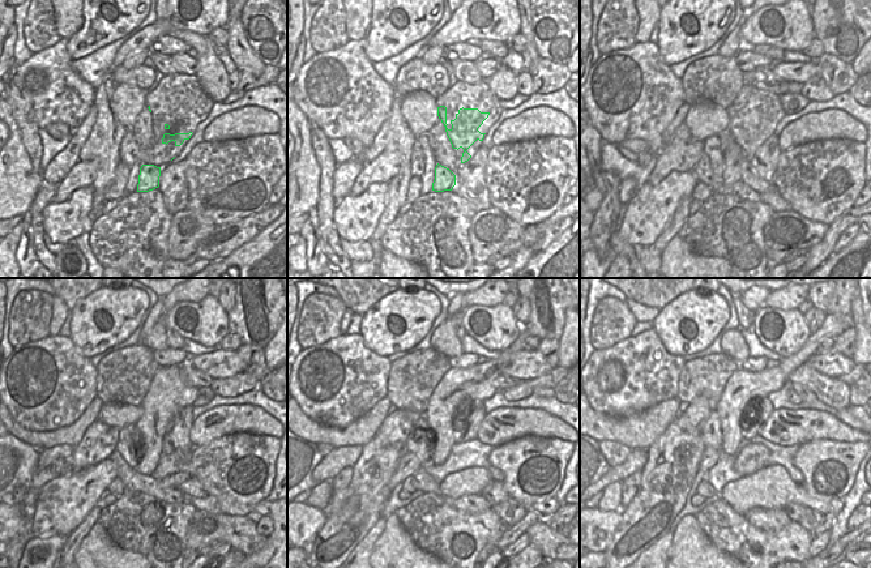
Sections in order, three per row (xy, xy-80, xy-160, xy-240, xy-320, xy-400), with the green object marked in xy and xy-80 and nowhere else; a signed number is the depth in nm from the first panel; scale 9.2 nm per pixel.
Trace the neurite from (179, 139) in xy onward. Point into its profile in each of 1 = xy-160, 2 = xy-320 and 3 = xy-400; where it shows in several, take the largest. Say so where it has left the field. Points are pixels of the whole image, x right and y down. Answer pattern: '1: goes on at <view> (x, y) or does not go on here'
1: goes on at xy-160 (752, 135)
2: goes on at xy-320 (452, 400)
3: goes on at xy-400 (743, 387)

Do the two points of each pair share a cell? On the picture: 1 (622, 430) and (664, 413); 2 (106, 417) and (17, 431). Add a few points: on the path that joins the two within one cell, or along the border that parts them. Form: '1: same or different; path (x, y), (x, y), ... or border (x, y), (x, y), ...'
1: same; path (632, 430), (641, 430), (653, 422)
2: different; border (103, 405), (98, 418)

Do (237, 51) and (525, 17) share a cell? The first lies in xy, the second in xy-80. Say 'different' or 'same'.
same

